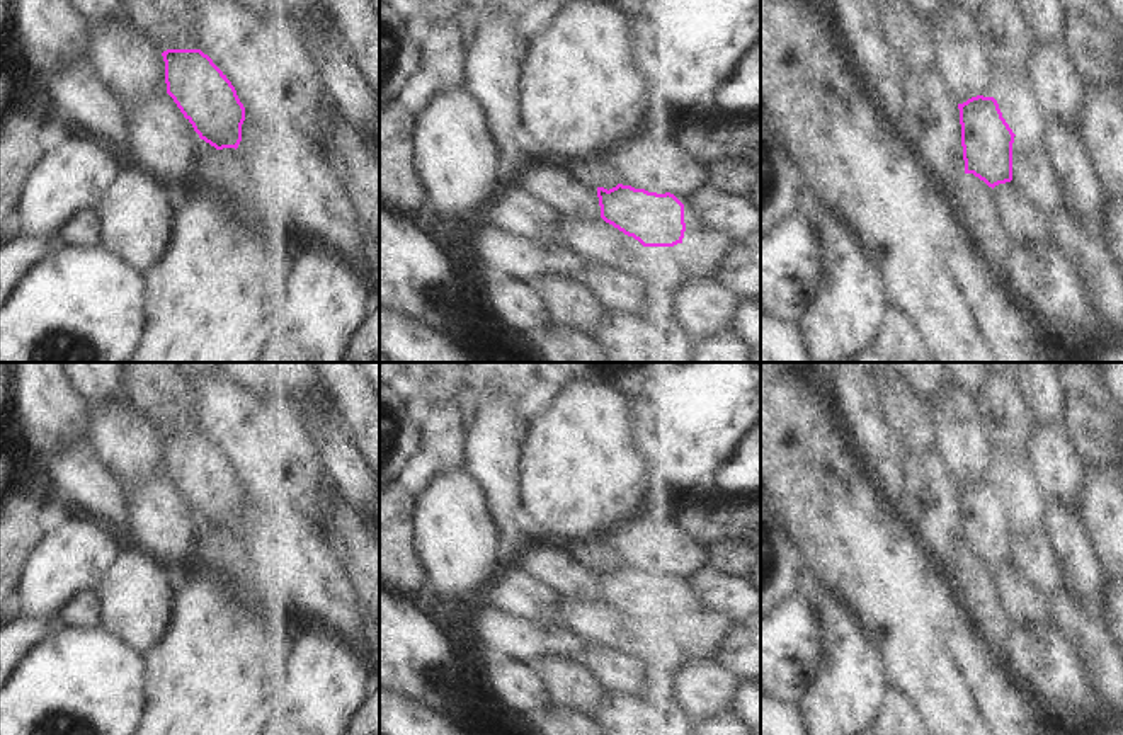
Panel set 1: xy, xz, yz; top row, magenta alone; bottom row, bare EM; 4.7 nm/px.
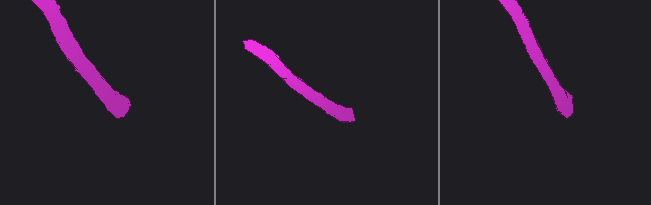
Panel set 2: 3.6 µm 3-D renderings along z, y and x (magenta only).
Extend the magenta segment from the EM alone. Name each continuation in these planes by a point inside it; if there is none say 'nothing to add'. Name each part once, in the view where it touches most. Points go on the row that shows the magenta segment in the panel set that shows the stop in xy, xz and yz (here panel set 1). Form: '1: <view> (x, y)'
1: xz (695, 239)

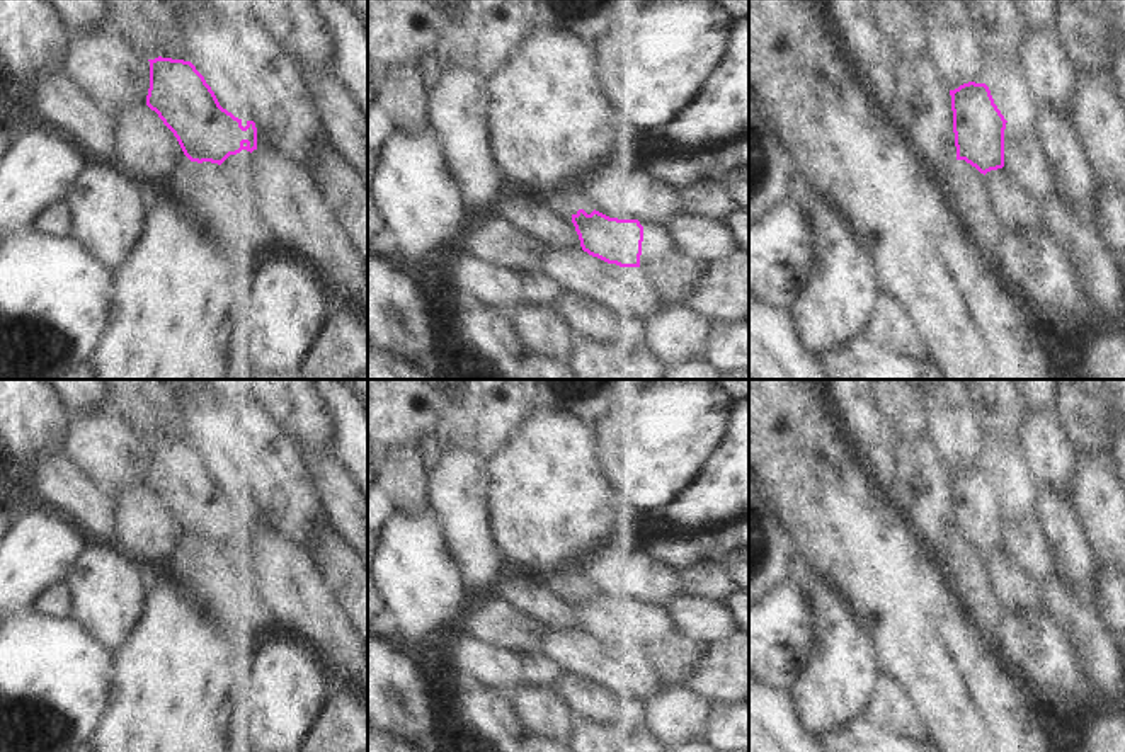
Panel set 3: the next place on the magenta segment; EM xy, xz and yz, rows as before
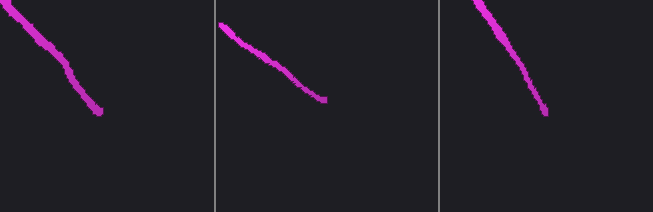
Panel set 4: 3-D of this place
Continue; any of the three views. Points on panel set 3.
1: xz (659, 249)

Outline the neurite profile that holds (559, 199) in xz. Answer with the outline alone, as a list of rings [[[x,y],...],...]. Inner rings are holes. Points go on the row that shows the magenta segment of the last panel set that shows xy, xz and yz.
[[[577,185],[570,187],[567,192],[562,191],[551,191],[543,192],[541,199],[557,209],[568,209],[572,214],[577,214],[579,209],[584,209],[587,214],[591,214],[594,209],[589,206],[579,204],[579,191]]]

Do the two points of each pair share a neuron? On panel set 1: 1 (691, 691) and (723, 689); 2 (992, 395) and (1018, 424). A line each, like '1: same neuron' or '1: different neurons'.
1: same neuron
2: same neuron

